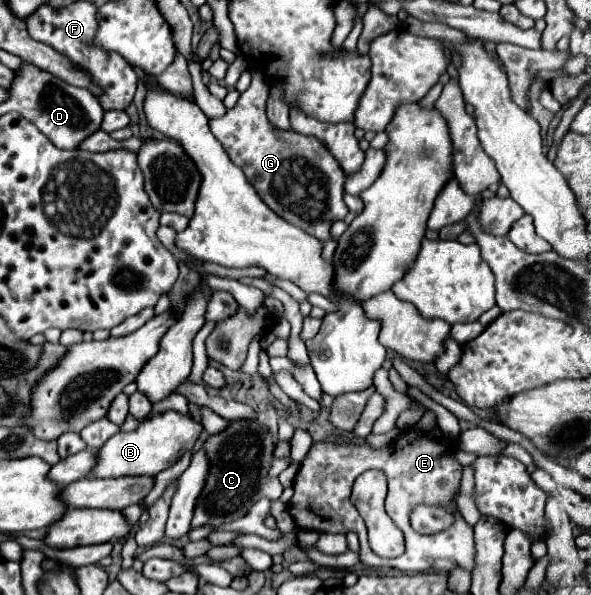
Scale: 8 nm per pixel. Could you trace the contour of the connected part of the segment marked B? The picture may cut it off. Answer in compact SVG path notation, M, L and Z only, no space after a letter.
M163 412L145 420L135 432L117 432L111 436L103 448L95 452L95 468L91 468L93 478L119 478L119 476L157 476L161 470L177 462L185 450L191 450L201 434L203 426L187 414Z

